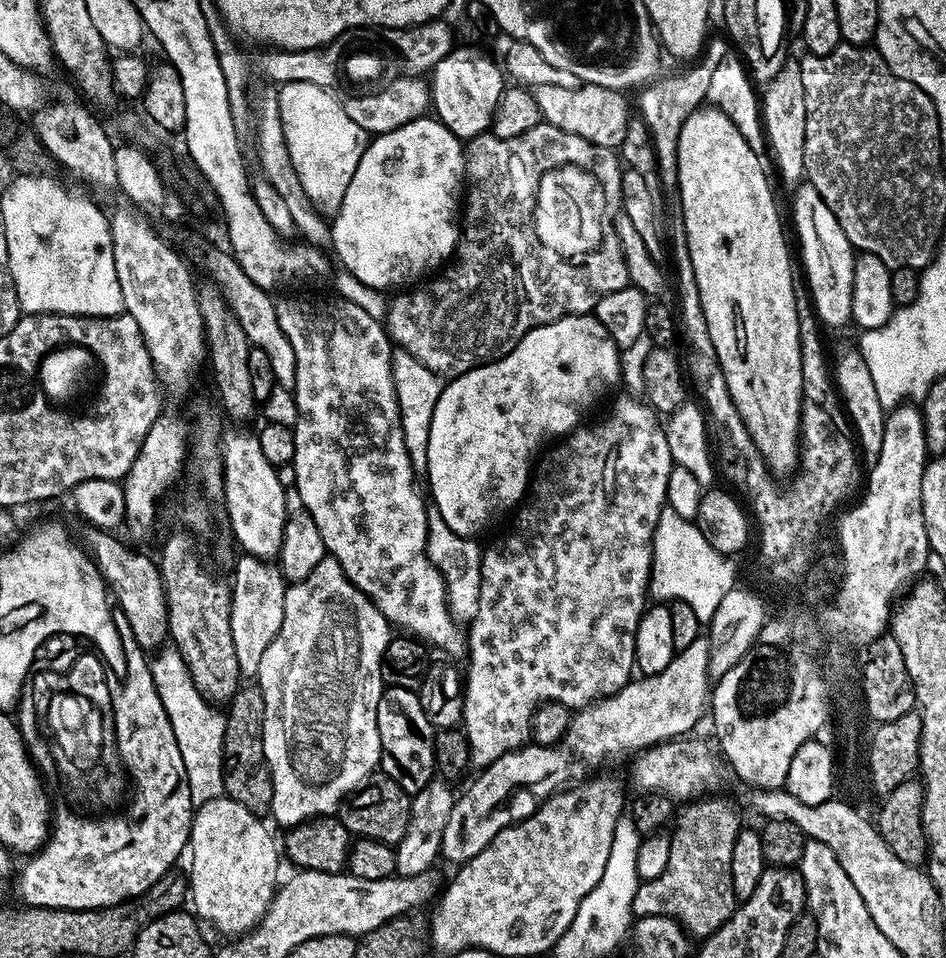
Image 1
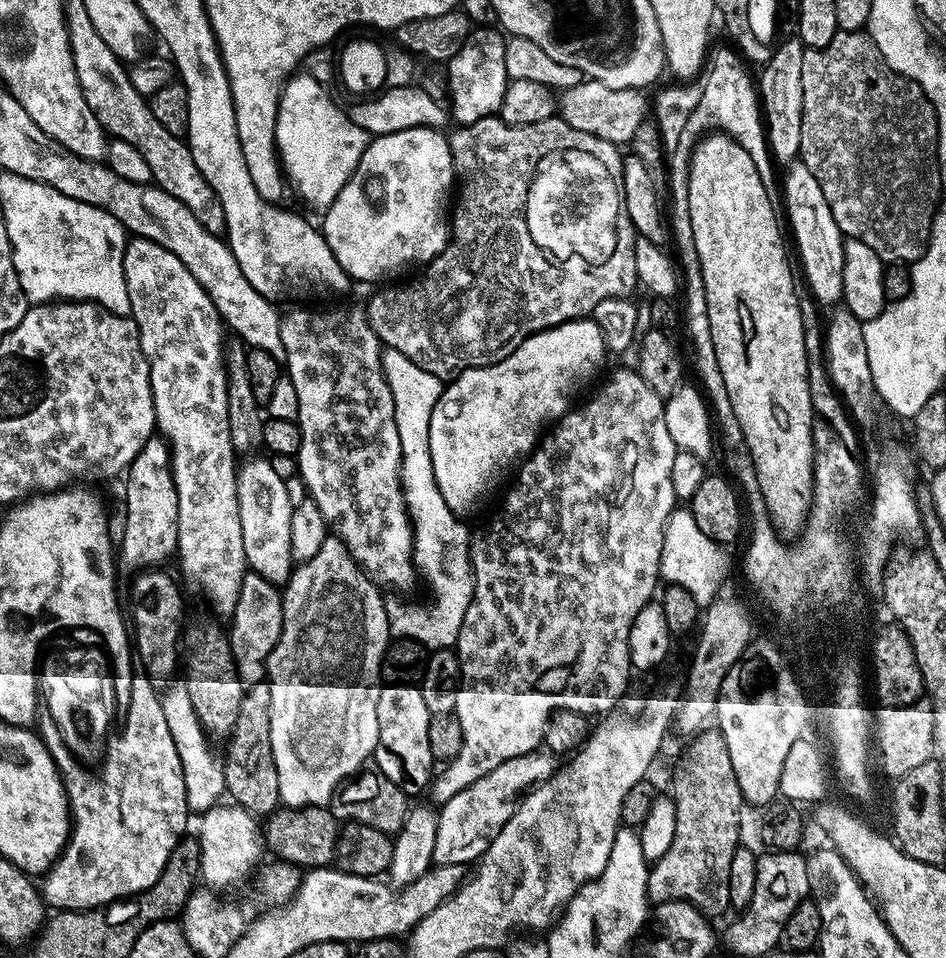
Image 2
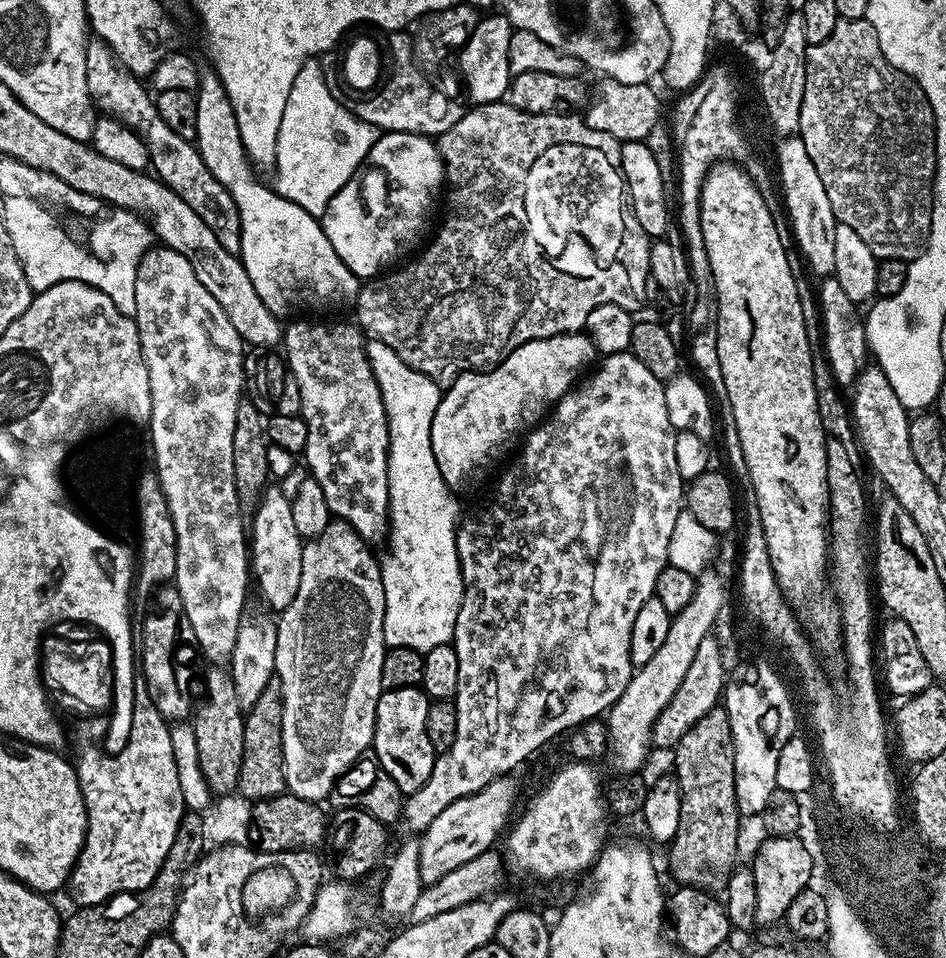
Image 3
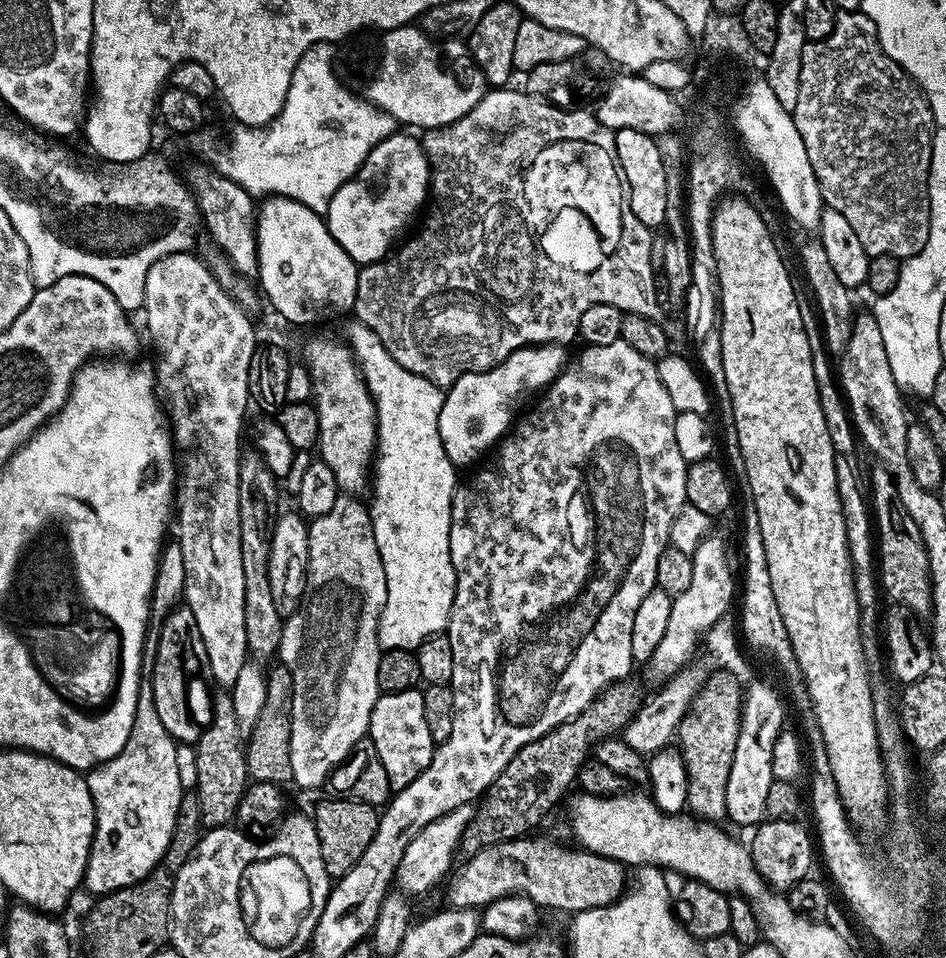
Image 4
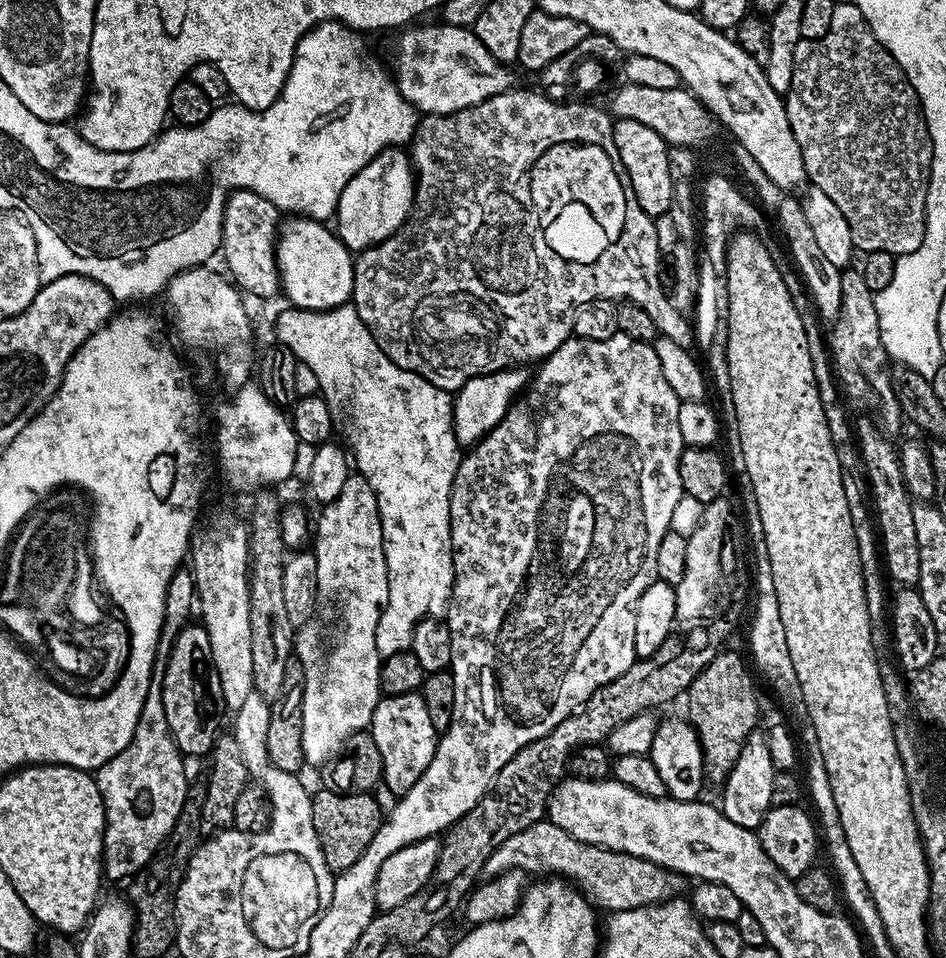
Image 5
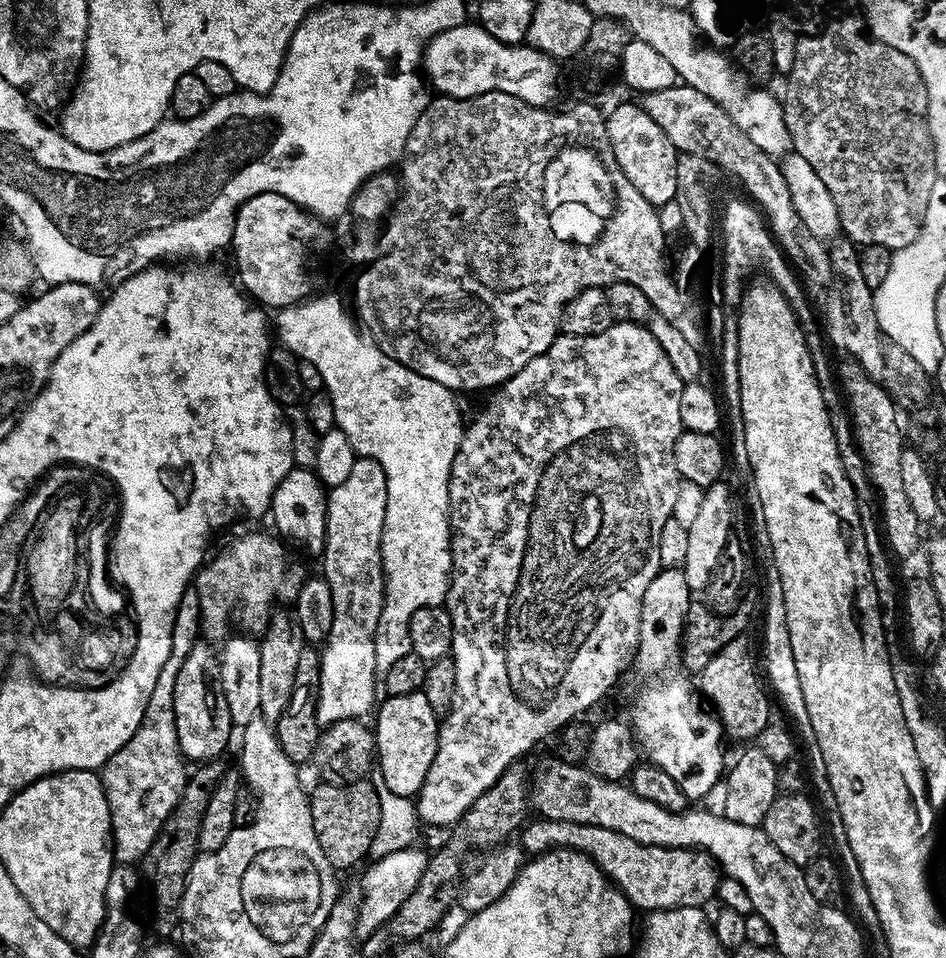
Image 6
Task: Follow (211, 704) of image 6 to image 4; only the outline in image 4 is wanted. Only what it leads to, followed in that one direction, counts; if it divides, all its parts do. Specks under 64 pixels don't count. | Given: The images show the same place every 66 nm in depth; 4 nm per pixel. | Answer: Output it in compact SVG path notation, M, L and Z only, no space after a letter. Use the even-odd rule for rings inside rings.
M180 606L177 612L172 612L168 616L168 621L164 624L164 629L160 632L160 641L156 644L156 657L151 657L150 668L152 664L152 681L150 687L154 694L154 710L158 710L158 718L162 721L162 726L172 735L172 739L181 745L195 745L199 740L202 731L201 725L196 725L192 721L192 712L188 709L188 680L184 677L184 652L193 660L194 663L203 665L206 661L206 646L196 629L196 623L193 615L187 606Z

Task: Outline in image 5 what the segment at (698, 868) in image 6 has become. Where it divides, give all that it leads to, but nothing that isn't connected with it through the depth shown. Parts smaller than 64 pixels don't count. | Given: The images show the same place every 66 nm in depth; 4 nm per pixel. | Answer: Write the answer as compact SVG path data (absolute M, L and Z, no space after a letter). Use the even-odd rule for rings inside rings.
M547 818L534 822L534 826L526 826L526 830L518 830L518 834L506 838L506 842L502 842L502 846L498 846L498 850L494 850L494 854L490 854L490 858L485 862L483 875L491 878L512 869L528 874L555 874L583 892L589 904L597 909L605 908L605 913L608 914L679 897L686 883L685 877L679 872L660 868L649 860L580 842L566 830L554 826Z

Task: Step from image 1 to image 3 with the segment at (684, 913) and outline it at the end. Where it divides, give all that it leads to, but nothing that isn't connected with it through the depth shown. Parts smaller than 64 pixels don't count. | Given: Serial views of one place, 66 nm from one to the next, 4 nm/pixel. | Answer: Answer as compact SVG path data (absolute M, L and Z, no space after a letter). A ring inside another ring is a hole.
M723 707L711 708L682 738L674 749L676 772L674 779L680 787L680 817L676 836L670 841L668 868L680 886L701 888L704 892L723 893L737 867L736 847L740 844L740 820L742 813L734 794L734 738L730 734L730 720Z

